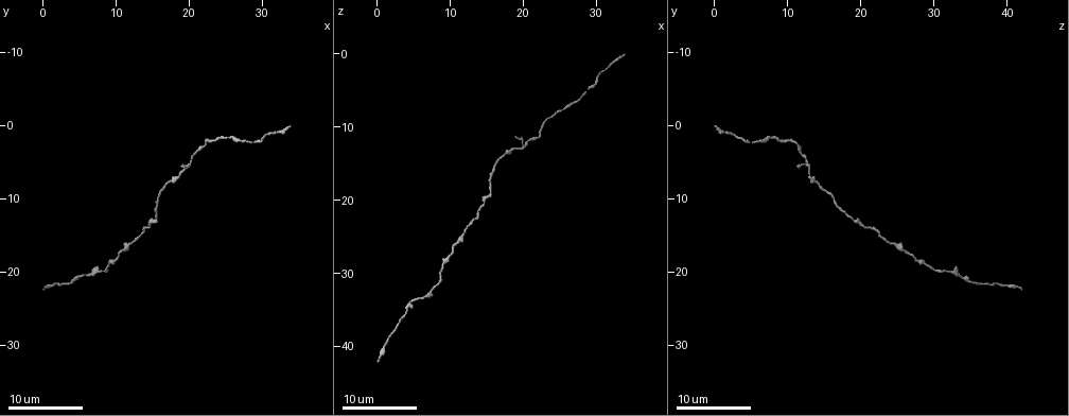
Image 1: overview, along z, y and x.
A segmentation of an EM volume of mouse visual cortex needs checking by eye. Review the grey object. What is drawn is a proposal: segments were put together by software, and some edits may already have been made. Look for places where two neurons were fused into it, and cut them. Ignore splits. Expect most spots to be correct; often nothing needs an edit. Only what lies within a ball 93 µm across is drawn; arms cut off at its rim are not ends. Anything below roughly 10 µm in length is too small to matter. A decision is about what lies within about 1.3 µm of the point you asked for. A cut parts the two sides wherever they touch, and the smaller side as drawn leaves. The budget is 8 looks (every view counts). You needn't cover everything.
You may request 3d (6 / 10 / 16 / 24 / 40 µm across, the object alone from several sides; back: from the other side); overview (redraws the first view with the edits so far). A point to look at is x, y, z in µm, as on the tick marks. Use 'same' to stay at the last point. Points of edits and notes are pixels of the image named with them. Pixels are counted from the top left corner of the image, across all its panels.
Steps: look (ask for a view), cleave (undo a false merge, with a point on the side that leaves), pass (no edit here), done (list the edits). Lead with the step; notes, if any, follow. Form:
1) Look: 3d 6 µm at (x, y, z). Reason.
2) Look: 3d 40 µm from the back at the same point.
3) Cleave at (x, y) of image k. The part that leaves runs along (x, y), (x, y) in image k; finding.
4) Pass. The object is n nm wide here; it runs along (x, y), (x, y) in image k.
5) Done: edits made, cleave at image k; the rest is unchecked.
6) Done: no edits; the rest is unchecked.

Look: 3d 10 µm at (5.5, 20.5, 33.5). A narrow waist.

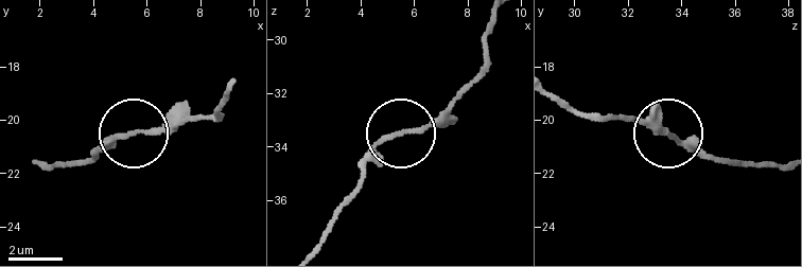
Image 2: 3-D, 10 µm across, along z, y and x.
Look: 3d 6 µm at (5.6, 20.5, 33.4).

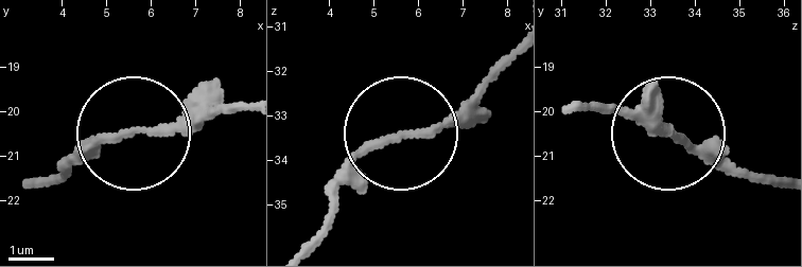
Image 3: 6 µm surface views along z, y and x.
Pass. It runs along (248, 104), (146, 138), (89, 142), (58, 168) in image 3; all the same neuron.

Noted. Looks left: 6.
Look: 3d 10 µm at (14.5, 13.5, 20.0). Two arms at a narrow angle.

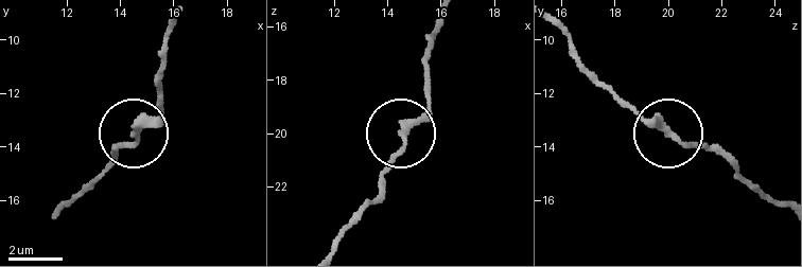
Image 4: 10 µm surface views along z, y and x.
Pass. Continuous, no second neuron.

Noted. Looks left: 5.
Look: 3d 16 µm at (19.0, 6.5, 13.0).

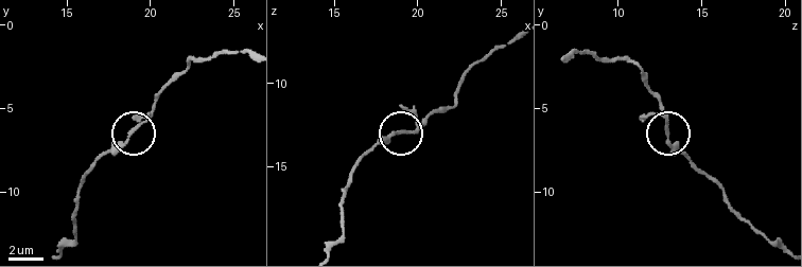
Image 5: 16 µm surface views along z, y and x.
Look: 3d 6 µm at (18.8, 6.7, 13.1).

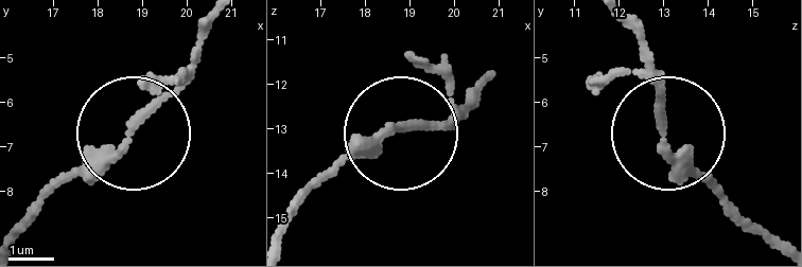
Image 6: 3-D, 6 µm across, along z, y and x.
Pass. It runs along (285, 216), (396, 129), (464, 114) in image 6; one neuron here.

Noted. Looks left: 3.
Look: 3d 16 µm at (15.5, 9.5, 16.0). Narrows sharply.

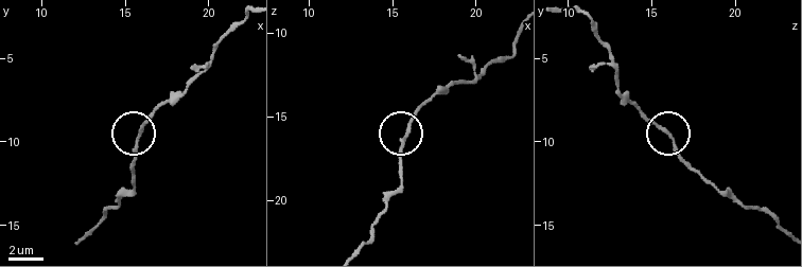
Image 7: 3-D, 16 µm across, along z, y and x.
Pass. It runs along (135, 177), (135, 143), (155, 106) in image 7; one neuron here.

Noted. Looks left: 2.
Done: no edits; the rest is unchecked.

